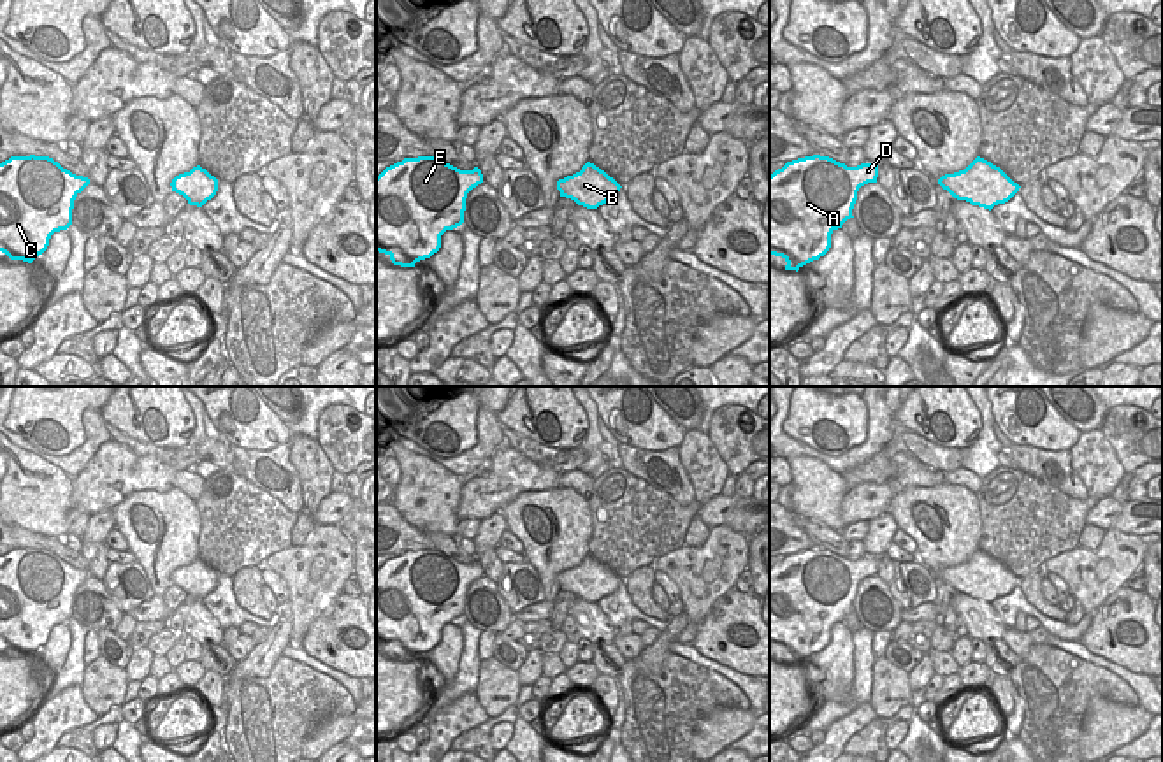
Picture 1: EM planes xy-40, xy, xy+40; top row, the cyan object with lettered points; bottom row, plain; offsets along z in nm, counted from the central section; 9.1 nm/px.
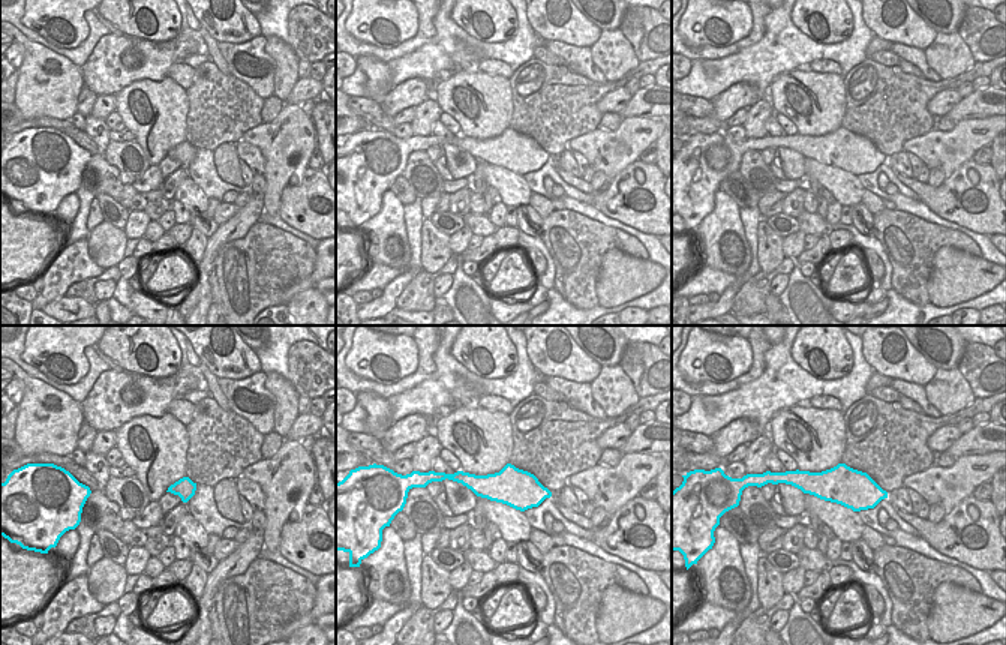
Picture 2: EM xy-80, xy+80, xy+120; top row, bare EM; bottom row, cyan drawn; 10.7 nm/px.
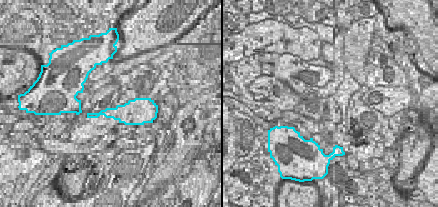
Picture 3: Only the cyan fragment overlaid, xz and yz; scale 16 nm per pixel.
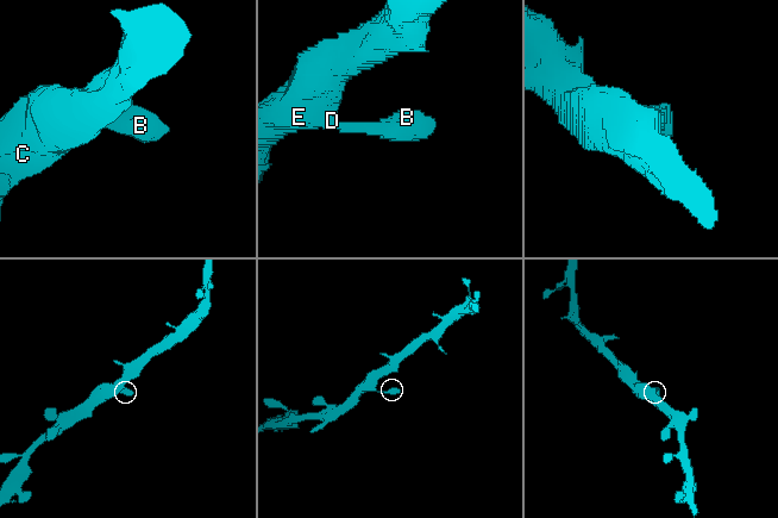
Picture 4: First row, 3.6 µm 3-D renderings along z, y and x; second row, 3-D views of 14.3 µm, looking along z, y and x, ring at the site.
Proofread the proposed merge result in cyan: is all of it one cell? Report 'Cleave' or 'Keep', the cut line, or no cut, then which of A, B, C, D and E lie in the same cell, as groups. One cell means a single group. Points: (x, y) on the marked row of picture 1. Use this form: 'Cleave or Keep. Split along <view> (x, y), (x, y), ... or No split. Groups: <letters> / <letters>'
Keep. No split. Groups: A B C D E.

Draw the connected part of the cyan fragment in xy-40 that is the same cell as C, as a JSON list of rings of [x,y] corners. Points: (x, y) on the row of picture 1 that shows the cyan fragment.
[[[49,156],[0,163],[0,251],[32,263],[54,232],[72,225],[76,197],[90,184]]]

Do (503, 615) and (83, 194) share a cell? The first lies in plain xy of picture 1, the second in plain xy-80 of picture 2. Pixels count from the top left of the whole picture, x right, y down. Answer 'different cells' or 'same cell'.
different cells

